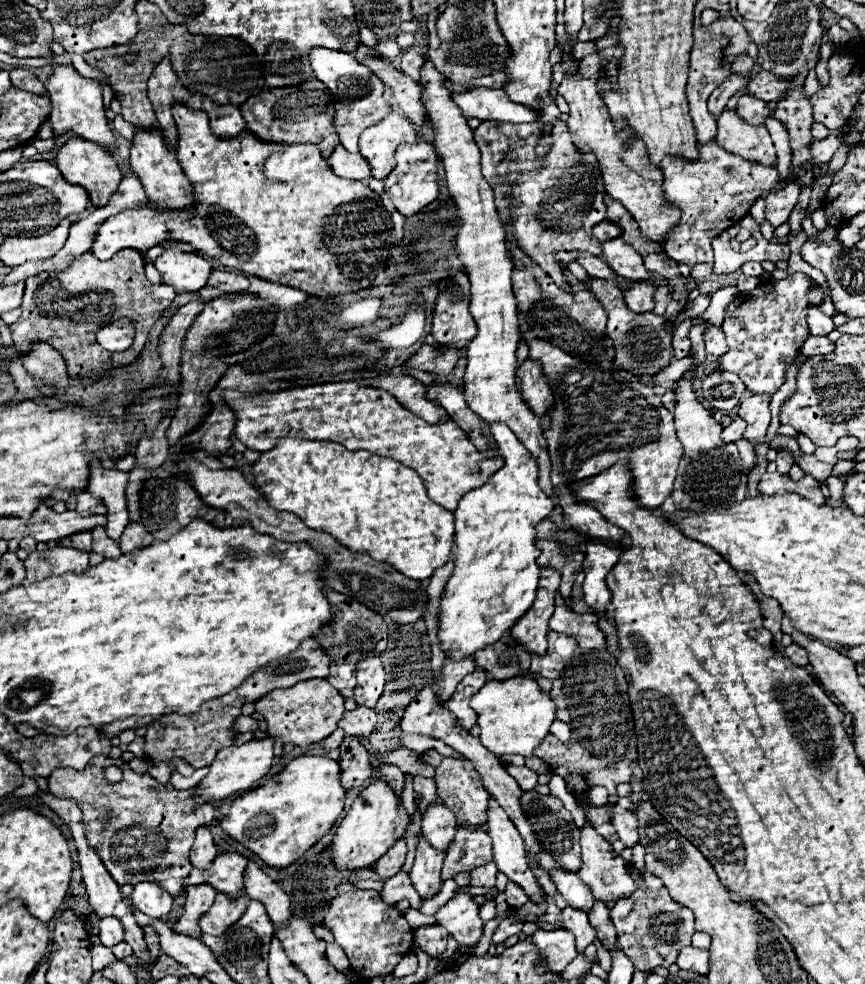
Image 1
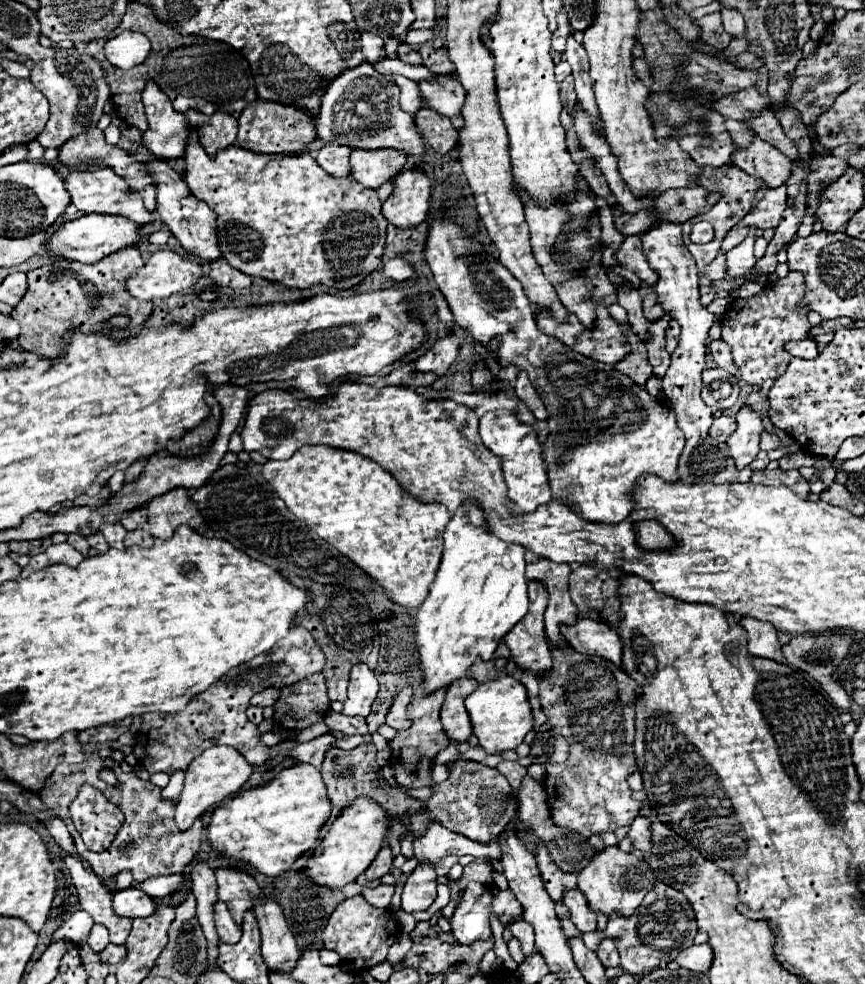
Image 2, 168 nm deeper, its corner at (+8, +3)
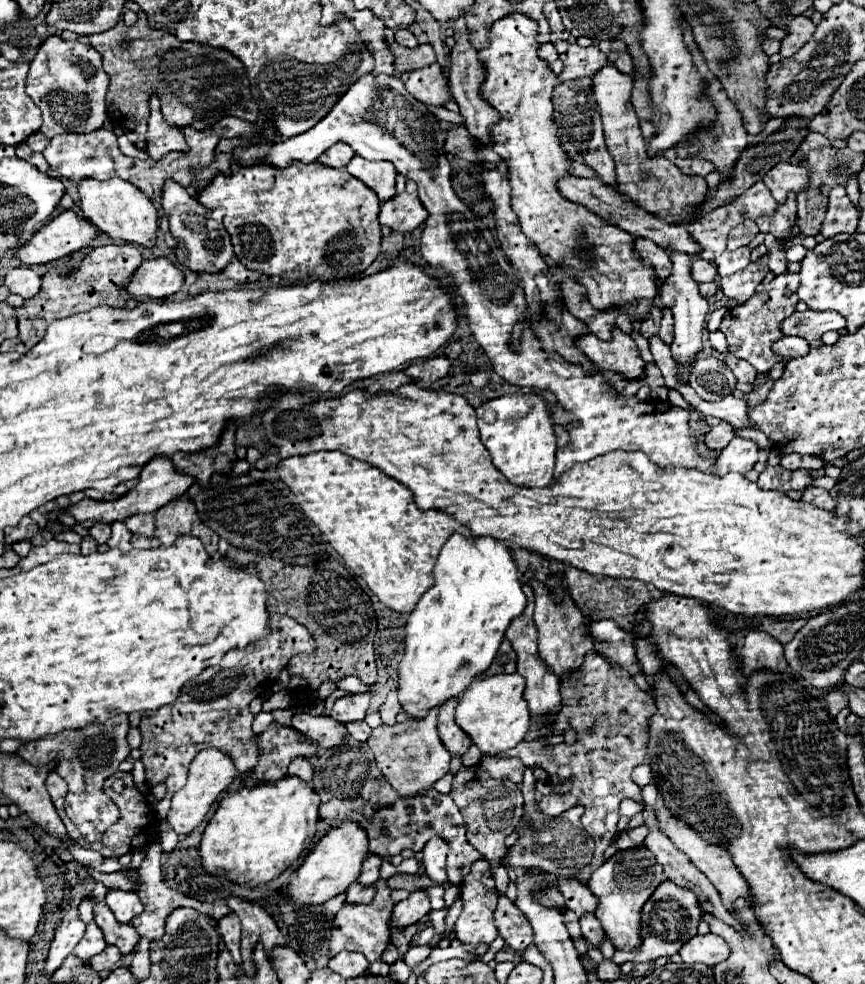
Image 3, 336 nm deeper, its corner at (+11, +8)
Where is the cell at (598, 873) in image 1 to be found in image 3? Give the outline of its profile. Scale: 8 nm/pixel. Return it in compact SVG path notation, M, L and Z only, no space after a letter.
M644 846L618 850L612 858L608 858L600 868L592 872L586 886L598 898L594 914L616 948L638 948L642 904L650 898L650 892L654 892L662 878L664 878L662 866L656 862L654 854Z

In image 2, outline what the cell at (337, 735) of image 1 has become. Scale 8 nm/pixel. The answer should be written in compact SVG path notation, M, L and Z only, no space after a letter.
M325 733L325 735L317 737L317 739L313 739L313 741L295 745L293 749L287 751L287 757L293 759L295 763L311 763L311 765L319 767L333 741L335 741L335 737L331 733Z

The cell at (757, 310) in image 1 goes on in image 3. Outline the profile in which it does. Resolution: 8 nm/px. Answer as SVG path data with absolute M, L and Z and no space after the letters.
M784 272L776 276L762 292L756 292L748 302L732 308L720 324L720 330L728 340L728 350L736 358L750 362L760 374L766 374L774 364L784 360L772 352L772 344L784 336L780 330L780 322L796 312L796 304L798 304L796 288L798 288L798 274Z

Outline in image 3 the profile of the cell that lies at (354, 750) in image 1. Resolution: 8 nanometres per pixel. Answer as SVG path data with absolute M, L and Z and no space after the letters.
M344 742L318 754L314 762L312 788L320 794L320 818L330 826L338 826L342 820L356 820L368 832L370 852L378 856L394 856L406 848L418 852L426 840L438 836L450 844L446 872L452 884L460 884L470 872L470 864L480 858L480 852L466 844L466 828L462 828L462 816L450 796L430 788L412 798L400 798L376 768L372 752L366 742Z

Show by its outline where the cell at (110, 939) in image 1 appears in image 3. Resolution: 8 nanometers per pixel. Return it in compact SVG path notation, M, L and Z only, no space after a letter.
M90 922L90 924L86 926L84 938L78 942L78 946L74 948L74 952L76 952L82 960L90 960L92 956L100 954L104 948L106 948L106 940L104 940L104 936L102 936L102 930L100 930L94 922Z

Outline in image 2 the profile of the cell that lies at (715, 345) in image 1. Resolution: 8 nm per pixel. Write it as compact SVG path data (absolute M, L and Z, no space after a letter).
M713 341L711 345L709 345L709 349L711 349L711 357L713 357L713 361L721 367L721 369L725 369L725 371L729 371L731 375L737 375L737 367L735 367L735 363L733 363L733 355L731 355L731 349L729 349L729 345L725 343L725 341Z

